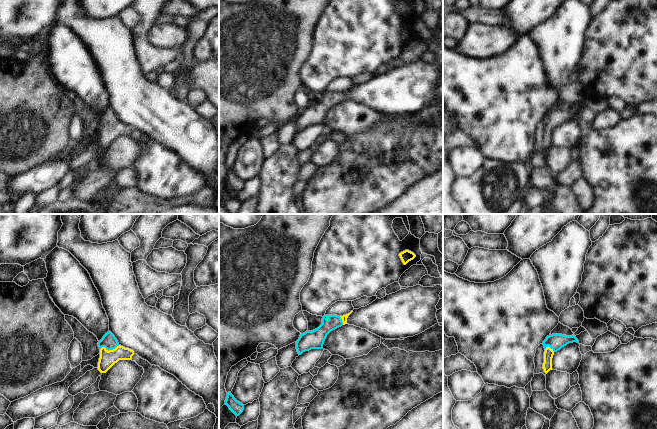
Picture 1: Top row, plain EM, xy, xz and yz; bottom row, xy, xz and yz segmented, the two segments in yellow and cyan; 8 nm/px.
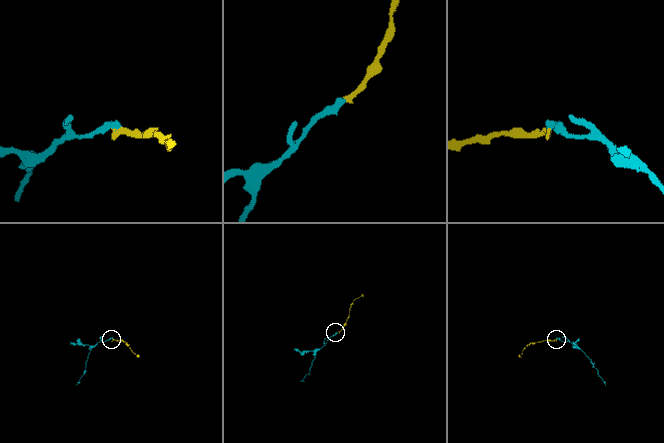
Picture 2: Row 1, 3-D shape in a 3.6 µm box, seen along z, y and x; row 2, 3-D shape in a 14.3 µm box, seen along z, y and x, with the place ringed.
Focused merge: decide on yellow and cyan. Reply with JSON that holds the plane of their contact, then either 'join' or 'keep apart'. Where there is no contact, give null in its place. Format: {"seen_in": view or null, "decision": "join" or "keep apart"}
{"seen_in": "xy", "decision": "join"}

